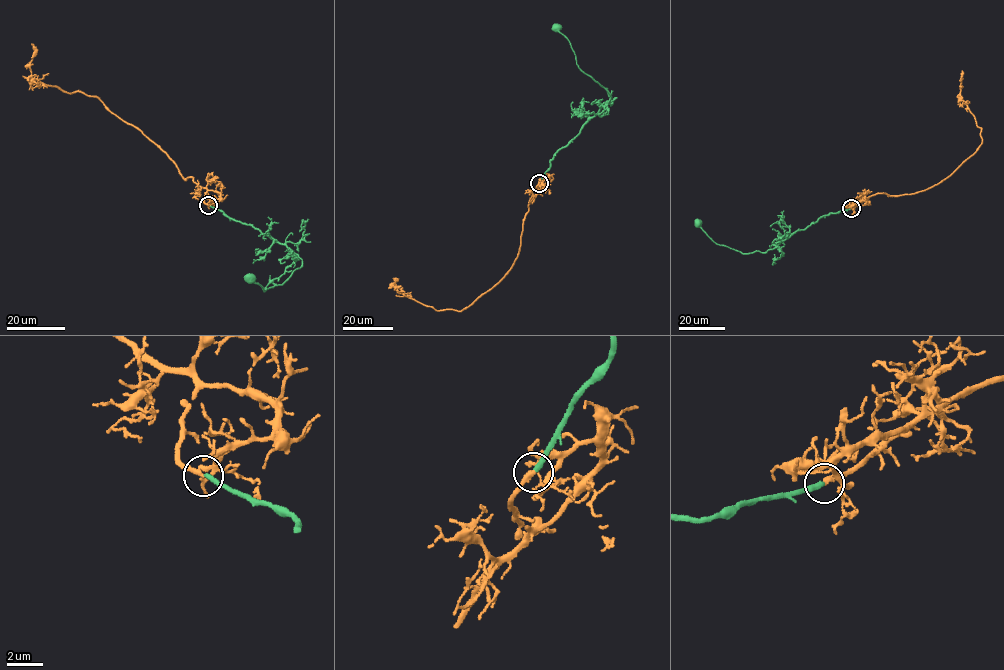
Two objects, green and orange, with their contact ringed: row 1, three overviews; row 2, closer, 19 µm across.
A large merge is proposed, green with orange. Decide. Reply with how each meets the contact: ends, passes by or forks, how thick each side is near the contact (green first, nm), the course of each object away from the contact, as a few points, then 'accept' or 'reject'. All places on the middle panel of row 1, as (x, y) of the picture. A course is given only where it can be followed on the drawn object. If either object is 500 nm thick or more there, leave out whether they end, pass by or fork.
green ends there; orange passes by; 280 nm thick on the green side, 200 nm on the other; green runs (539, 183), (554, 155), (608, 103), (610, 94), (579, 67), (570, 43), (554, 30), (553, 26); orange runs (539, 183), (523, 222), (514, 264), (499, 282), (470, 305), (459, 311), (437, 310), (404, 295), (393, 278); accept

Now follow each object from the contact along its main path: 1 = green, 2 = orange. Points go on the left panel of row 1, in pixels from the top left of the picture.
1: (208, 205), (273, 238), (301, 260), (300, 268), (283, 283), (265, 291), (247, 274)
2: (208, 205), (206, 189), (192, 176), (184, 179), (160, 148), (99, 100), (32, 78), (31, 43)

